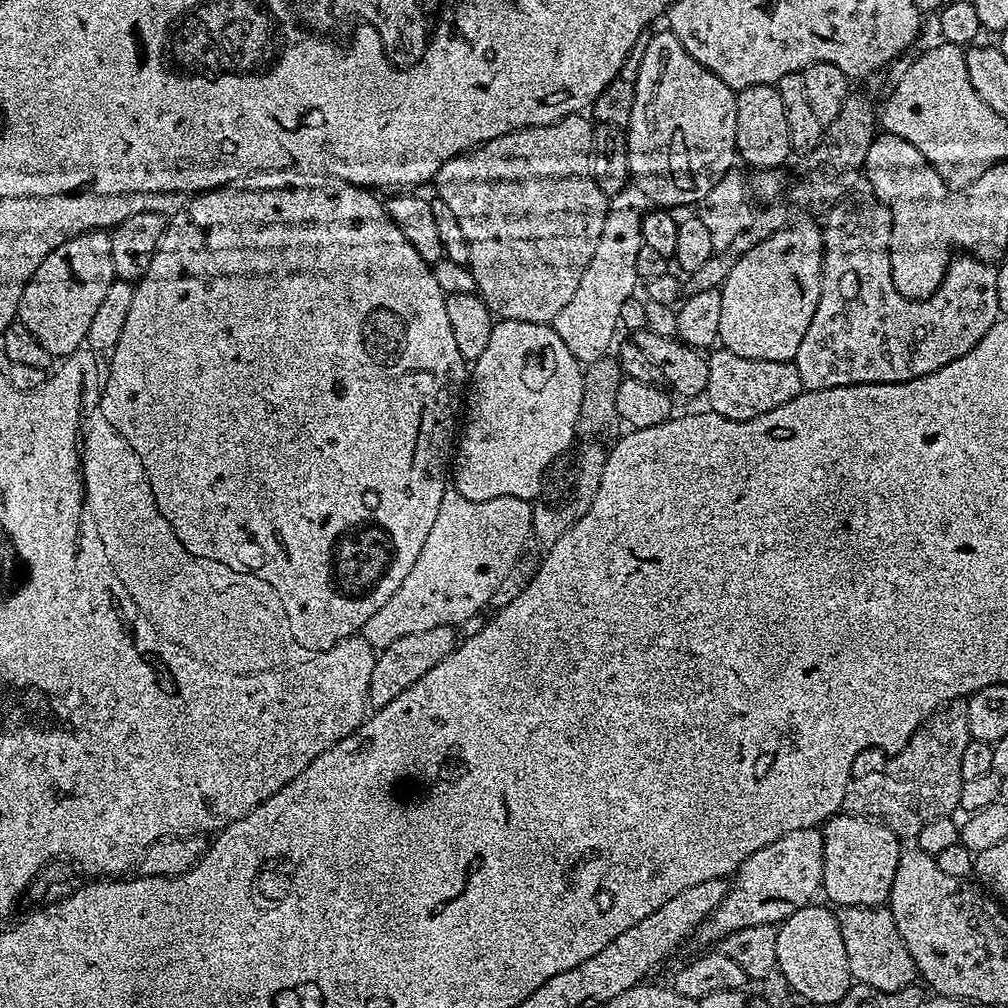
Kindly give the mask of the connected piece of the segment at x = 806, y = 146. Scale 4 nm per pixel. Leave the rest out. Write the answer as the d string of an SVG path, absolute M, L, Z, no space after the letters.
M833 64L812 65L803 72L786 74L786 78L780 80L778 87L786 110L793 153L807 154L818 146L818 142L822 142L826 122L838 118L846 98L850 95L848 84L850 77Z

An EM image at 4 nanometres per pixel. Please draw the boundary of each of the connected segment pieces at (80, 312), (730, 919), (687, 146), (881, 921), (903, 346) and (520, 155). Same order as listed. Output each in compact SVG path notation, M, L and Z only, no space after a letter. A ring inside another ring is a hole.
M104 230L83 232L81 236L70 238L62 242L62 246L46 254L42 266L38 266L30 282L26 282L26 290L22 290L20 299L18 320L26 326L26 330L30 330L30 334L34 334L34 338L38 338L42 350L46 350L49 357L67 358L73 352L81 351L82 345L87 341L90 321L98 311L98 305L102 303L106 290L110 290L113 280L116 279L114 262L110 258L111 241L111 235Z
M819 827L790 830L790 834L782 834L770 846L762 846L762 850L754 850L746 862L736 869L728 884L728 892L721 896L715 908L700 922L698 937L704 946L712 946L725 940L734 930L746 930L746 926L762 926L763 924L779 925L787 921L800 908L809 907L812 900L821 891L824 882L824 834Z
M663 30L652 41L644 44L644 56L640 60L634 110L626 129L626 143L629 153L636 154L640 144L649 144L660 152L660 160L668 164L671 175L689 176L700 190L719 182L738 160L736 131L738 130L738 106L736 92L722 78L718 78L704 64L699 64L678 42L670 30Z
M849 904L839 909L838 923L842 942L846 946L848 968L853 981L864 988L877 988L883 992L896 992L917 979L916 963L898 934L898 926L887 906L861 906Z
M872 198L869 199L868 209L856 220L860 204L848 199L841 199L827 209L828 224L832 228L825 230L822 243L822 279L818 285L820 297L810 322L810 330L806 330L806 338L802 338L802 346L798 346L794 361L804 387L809 392L851 384L901 384L928 376L934 370L966 355L996 325L1001 315L996 268L971 254L960 254L953 259L940 289L929 300L908 300L898 294L890 270L890 210ZM855 220L857 228L847 232L844 228L850 227Z
M587 115L564 116L552 124L541 128L523 128L510 134L502 134L502 138L494 138L490 142L481 144L479 148L465 152L463 156L450 158L438 170L434 178L439 203L444 204L458 218L458 226L462 226L462 234L470 246L470 258L467 267L476 280L475 291L484 300L485 306L492 311L493 317L500 320L517 320L518 322L530 322L531 324L548 324L570 300L574 297L574 290L578 289L579 279L583 271L592 261L595 247L598 246L602 236L602 226L605 225L608 210L609 197L602 194L598 182L592 173L592 133L594 124Z

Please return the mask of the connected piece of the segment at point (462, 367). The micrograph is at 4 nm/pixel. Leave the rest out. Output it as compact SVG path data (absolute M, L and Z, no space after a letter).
M269 170L269 171L266 171L266 172L250 172L250 173L248 173L248 175L247 175L247 176L240 176L240 177L239 177L239 178L237 178L237 179L236 179L236 180L231 180L231 182L229 182L229 183L228 183L228 184L221 184L221 185L220 185L220 187L219 187L219 188L214 188L214 189L211 189L211 190L209 190L209 191L206 191L206 192L202 192L202 193L200 193L200 195L198 195L198 196L194 196L194 197L191 197L191 199L189 199L189 201L188 201L188 203L187 203L187 204L185 204L185 205L184 205L184 207L183 207L183 208L181 208L181 209L180 209L180 211L179 211L179 212L177 212L177 213L175 213L175 215L173 215L173 216L172 216L172 217L171 217L171 219L169 219L169 220L168 220L168 221L167 221L167 224L166 224L166 227L165 227L165 230L164 230L164 237L163 237L163 238L162 238L162 242L161 242L161 243L160 243L160 249L159 249L159 250L158 250L158 251L156 251L156 253L155 253L155 254L154 254L154 262L150 262L150 270L146 270L146 274L145 274L145 275L144 275L144 276L143 276L143 277L142 277L142 278L141 278L141 279L140 279L140 280L138 280L138 281L135 281L135 284L134 284L134 302L130 302L130 314L129 314L129 315L128 315L128 316L127 316L127 317L126 317L126 326L122 326L122 334L121 334L121 336L119 336L119 338L118 338L118 342L117 342L117 343L116 343L116 345L114 345L114 347L112 347L112 351L111 351L111 353L110 353L110 359L112 359L112 365L110 365L110 366L109 366L109 368L108 368L108 376L107 376L107 372L106 372L106 379L105 379L105 380L104 380L104 381L103 381L103 384L102 384L102 389L103 389L103 388L104 388L104 393L102 393L102 394L101 394L101 396L100 396L100 408L98 408L98 412L99 412L99 415L101 415L101 416L104 416L104 417L105 417L105 418L106 418L106 422L110 422L110 426L111 426L111 427L112 427L112 428L113 428L113 430L114 430L114 431L115 431L115 432L116 432L116 433L117 433L117 434L119 434L119 436L121 436L121 437L122 437L122 439L124 439L124 440L125 440L125 442L126 442L126 443L128 443L128 445L130 445L130 446L131 446L131 447L132 447L132 449L133 449L133 450L134 450L134 454L138 454L138 458L139 458L139 459L140 459L140 461L141 461L141 462L142 462L142 466L143 466L143 467L144 467L144 470L145 470L145 472L147 472L147 473L148 473L148 482L149 482L149 484L151 484L151 485L152 485L152 497L153 497L153 498L154 498L154 499L156 499L156 509L158 509L158 510L159 510L159 512L160 512L160 515L161 515L161 516L163 516L163 518L164 518L164 520L165 520L165 521L166 521L166 523L167 523L167 524L168 524L168 525L169 525L169 526L170 526L170 527L172 527L172 529L174 529L174 531L175 531L175 532L176 532L176 536L177 536L177 537L178 537L178 538L179 538L179 539L180 539L180 541L181 541L181 542L182 542L182 546L186 546L186 550L190 550L190 554L194 554L194 555L195 555L195 556L200 556L200 557L202 557L202 558L214 558L214 559L216 559L216 560L217 560L217 561L218 561L218 562L227 562L227 563L228 563L228 565L232 565L232 567L235 567L235 566L238 566L238 565L239 565L239 564L240 564L240 565L241 565L241 566L242 566L242 567L244 567L244 568L257 568L257 569L258 569L258 570L259 570L259 571L261 571L261 573L262 573L262 574L265 574L265 575L268 575L268 576L269 576L269 579L273 579L273 583L276 583L276 585L277 585L277 587L279 587L279 588L280 588L280 593L282 593L282 595L284 595L284 602L285 602L285 603L286 603L286 604L287 604L287 605L289 605L289 606L290 606L290 618L294 618L294 626L295 626L295 629L296 629L296 630L298 630L298 634L301 634L301 635L302 635L302 639L304 639L304 640L305 640L305 641L306 641L306 642L314 642L314 643L315 643L315 644L321 644L321 643L322 643L322 642L330 642L330 641L331 641L331 639L332 639L332 638L334 638L334 637L335 637L335 636L337 636L337 635L338 635L338 634L343 634L343 632L350 632L350 633L352 633L352 635L353 635L353 636L356 636L356 635L357 635L357 633L359 633L359 632L360 632L360 631L361 631L361 630L359 630L359 629L358 629L358 627L357 627L357 626L356 626L356 624L359 624L359 626L360 626L360 627L361 627L361 628L363 628L363 626L364 626L364 623L365 623L365 622L367 622L367 620L369 620L369 619L370 619L370 618L374 618L374 614L378 614L378 610L382 610L382 606L386 606L386 602L390 602L390 598L391 598L391 597L392 597L392 595L393 595L393 594L394 594L394 590L398 590L398 586L402 586L402 578L406 578L406 574L410 574L410 570L411 570L411 568L412 568L412 567L413 567L413 566L414 566L414 561L416 561L416 560L417 560L417 559L418 559L418 554L422 554L422 546L426 546L426 538L427 538L427 537L428 537L428 536L429 536L429 535L430 535L430 530L431 530L431 528L433 528L433 527L434 527L434 518L435 518L435 517L436 517L436 515L438 515L438 505L439 505L439 504L441 504L441 502L442 502L442 494L443 494L443 493L444 493L444 492L445 492L445 491L446 491L446 485L447 485L447 484L448 484L448 483L449 483L449 480L450 480L450 461L451 461L451 460L452 460L452 459L453 459L453 456L454 456L454 441L455 441L455 440L456 440L456 439L457 439L457 436L458 436L458 417L459 417L459 416L460 416L460 415L461 415L461 412L462 412L462 397L463 397L463 396L464 396L464 395L465 395L465 392L466 392L466 381L467 381L467 380L468 380L468 379L469 379L469 376L470 376L470 368L469 368L469 365L468 365L468 364L467 364L467 363L466 363L466 361L465 361L465 358L464 358L464 356L463 356L463 354L462 354L462 353L460 353L460 351L459 351L459 350L458 350L458 345L457 345L457 343L455 343L455 342L454 342L454 333L453 333L453 331L451 331L451 330L450 330L450 317L449 317L449 316L448 316L448 315L446 315L446 302L445 302L445 301L444 301L444 297L445 297L445 295L446 295L446 294L445 294L445 293L444 293L444 291L443 291L443 290L441 290L441 289L440 289L440 287L439 287L439 286L438 286L438 278L437 278L437 277L436 277L436 274L435 274L435 271L434 271L434 268L433 268L433 265L431 265L431 264L428 264L428 263L427 263L427 262L426 262L426 261L425 261L425 260L424 260L424 259L423 259L423 258L421 258L421 256L420 256L420 255L419 255L419 254L418 254L418 250L417 250L417 249L416 249L416 248L415 248L415 247L414 247L414 246L410 246L410 242L406 242L406 234L402 234L402 230L398 230L398 226L394 226L394 222L393 222L393 221L392 221L392 219L391 219L391 218L390 218L390 214L389 214L389 213L388 213L388 212L387 212L387 210L385 210L385 209L384 209L384 205L383 205L383 203L382 203L382 200L381 200L381 197L379 197L379 198L378 198L378 197L376 197L376 196L379 196L379 195L376 195L376 194L373 194L373 193L372 193L372 192L371 192L371 191L369 191L369 189L367 189L367 188L362 188L362 187L360 187L360 185L359 185L359 184L348 184L348 183L346 183L346 182L345 182L345 180L338 180L338 179L335 179L335 178L329 178L329 177L327 177L327 176L325 176L325 175L323 175L323 174L309 174L309 173L308 173L308 172L307 172L307 171L304 171L304 170Z

